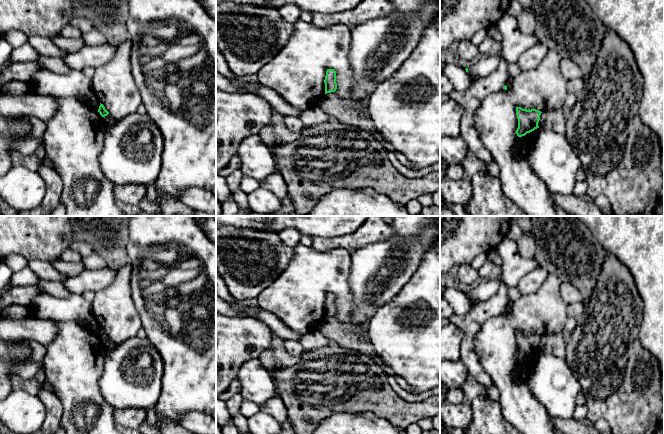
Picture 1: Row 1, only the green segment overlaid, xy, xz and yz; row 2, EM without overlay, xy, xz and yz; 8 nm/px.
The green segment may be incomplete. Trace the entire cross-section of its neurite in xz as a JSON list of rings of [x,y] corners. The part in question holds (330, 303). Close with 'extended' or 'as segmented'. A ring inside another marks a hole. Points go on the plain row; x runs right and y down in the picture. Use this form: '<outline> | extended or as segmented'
[[[327,293],[324,307],[325,318],[336,315],[337,313],[336,295],[334,293]]] | as segmented

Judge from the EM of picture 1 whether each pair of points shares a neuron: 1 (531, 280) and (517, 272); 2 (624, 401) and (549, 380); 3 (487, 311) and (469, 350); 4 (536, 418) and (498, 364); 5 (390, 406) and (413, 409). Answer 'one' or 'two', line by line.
1: two
2: two
3: one
4: one
5: one

